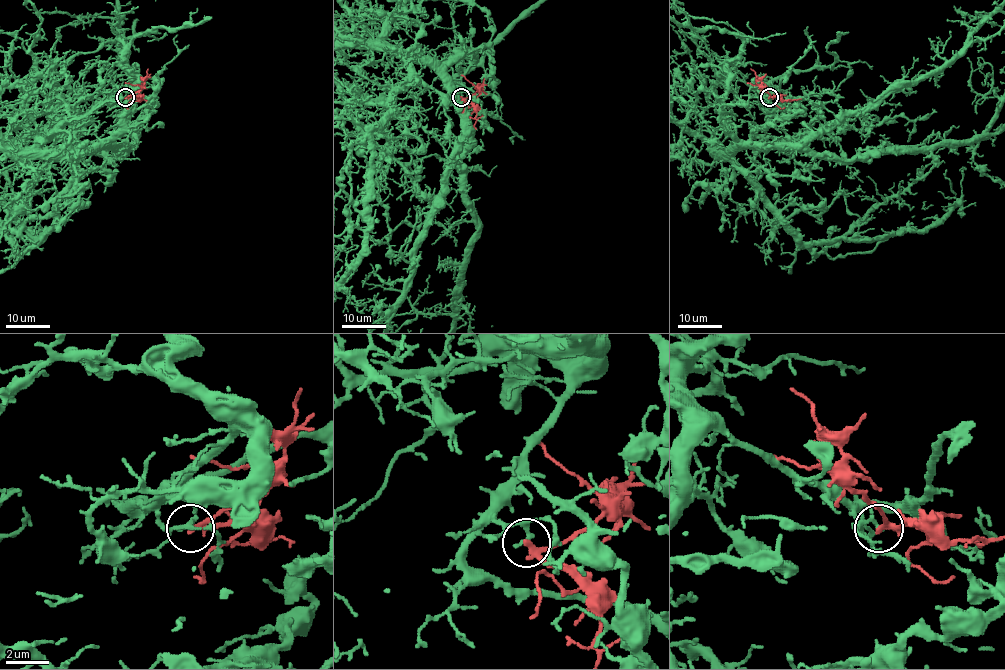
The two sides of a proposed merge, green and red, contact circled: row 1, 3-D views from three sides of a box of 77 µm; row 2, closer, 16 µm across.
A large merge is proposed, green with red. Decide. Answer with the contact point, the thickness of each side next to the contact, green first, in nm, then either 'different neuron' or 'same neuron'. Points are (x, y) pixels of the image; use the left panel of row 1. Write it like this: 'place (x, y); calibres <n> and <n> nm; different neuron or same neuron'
place (125, 97); calibres 220 and 180 nm; different neuron

